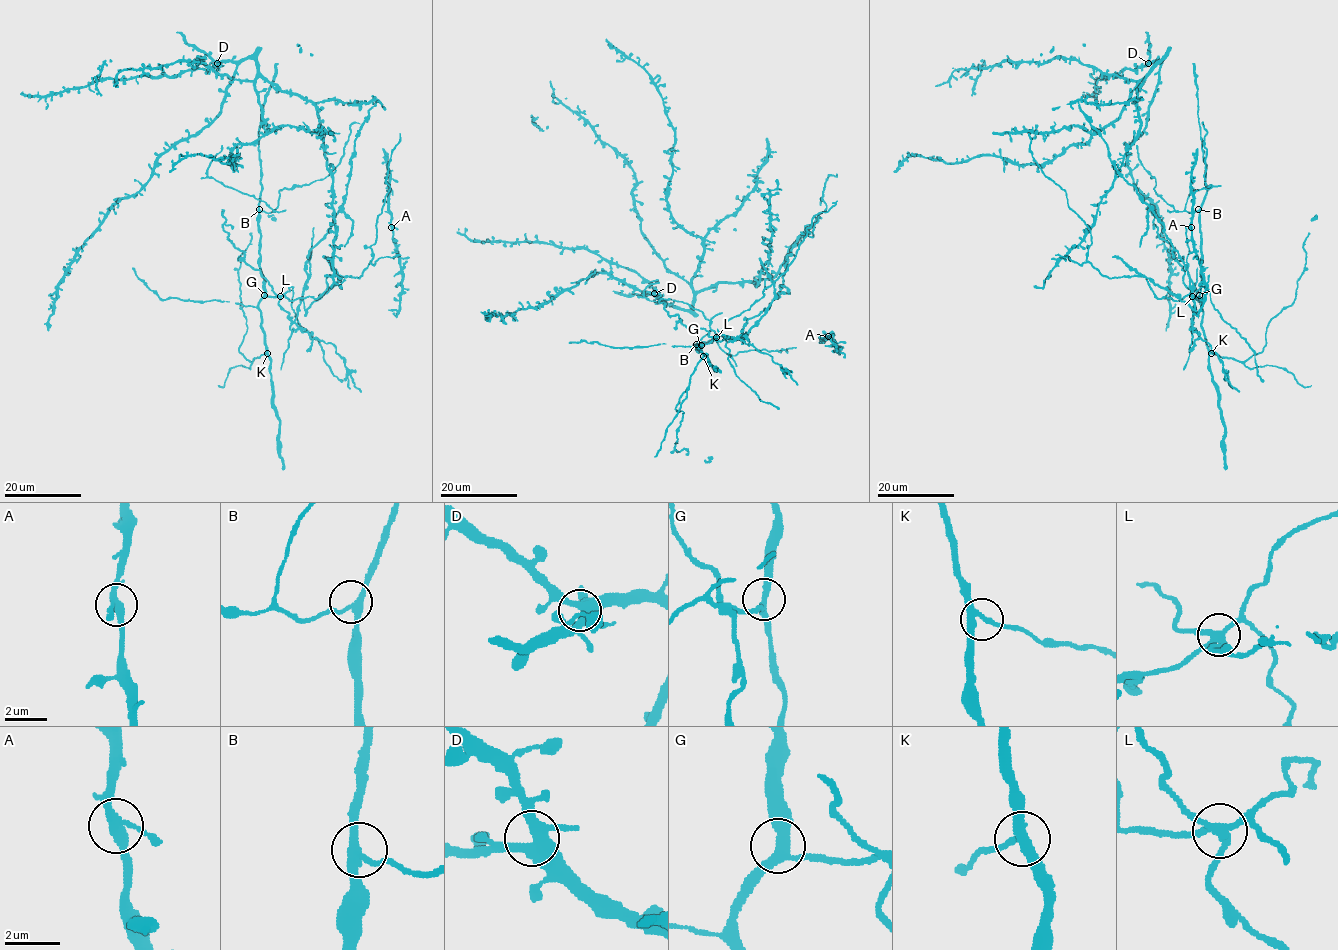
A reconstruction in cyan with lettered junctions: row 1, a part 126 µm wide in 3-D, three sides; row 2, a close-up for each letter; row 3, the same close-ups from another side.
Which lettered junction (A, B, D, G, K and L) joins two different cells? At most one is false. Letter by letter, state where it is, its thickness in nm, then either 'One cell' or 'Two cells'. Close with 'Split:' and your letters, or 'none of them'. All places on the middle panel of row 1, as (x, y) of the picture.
A: Place: (828, 336). Thickness 300 nm. One cell
B: Place: (696, 344). Thickness 280 nm. One cell
D: Place: (654, 293). Thickness 440 nm. One cell
G: Place: (701, 345). Thickness 320 nm. One cell
K: Place: (703, 356). Thickness 280 nm. One cell
L: Place: (716, 337). Thickness 280 nm. Two cells
Split: L

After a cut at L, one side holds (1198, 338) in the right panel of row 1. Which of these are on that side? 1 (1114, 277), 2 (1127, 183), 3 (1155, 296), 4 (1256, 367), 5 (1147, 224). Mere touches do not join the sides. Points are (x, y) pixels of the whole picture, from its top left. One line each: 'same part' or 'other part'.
1: other part
2: same part
3: other part
4: other part
5: same part

